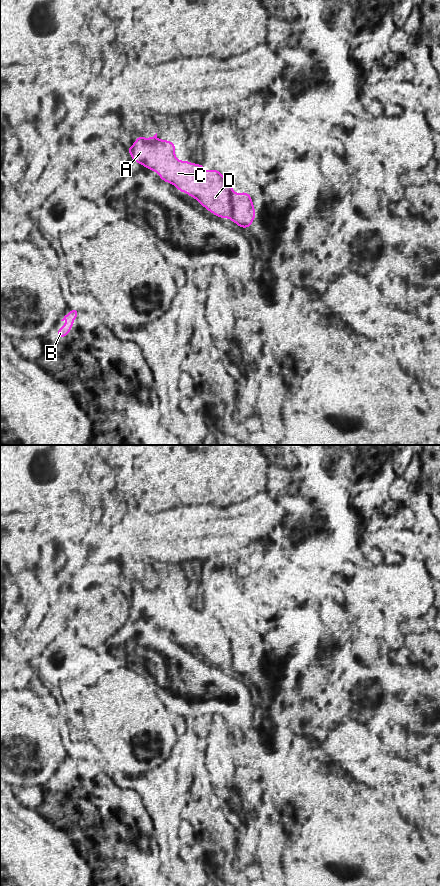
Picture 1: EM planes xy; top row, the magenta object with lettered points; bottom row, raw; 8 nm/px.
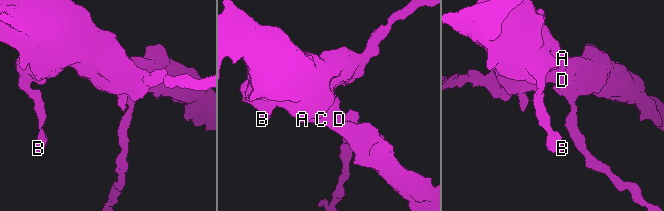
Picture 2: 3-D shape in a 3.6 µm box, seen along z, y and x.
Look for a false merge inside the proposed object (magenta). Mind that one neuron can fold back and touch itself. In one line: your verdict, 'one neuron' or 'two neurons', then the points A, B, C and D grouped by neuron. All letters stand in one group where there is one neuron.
one neuron | A B C D

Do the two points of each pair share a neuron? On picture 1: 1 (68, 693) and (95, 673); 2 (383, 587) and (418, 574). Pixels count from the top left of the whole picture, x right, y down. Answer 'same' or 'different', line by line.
1: same
2: same

